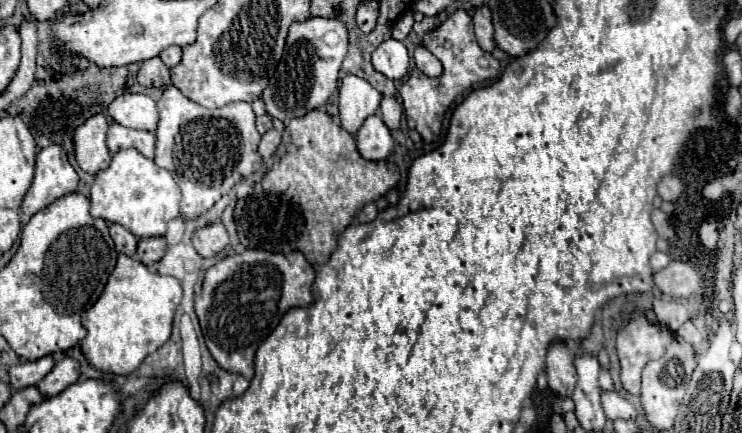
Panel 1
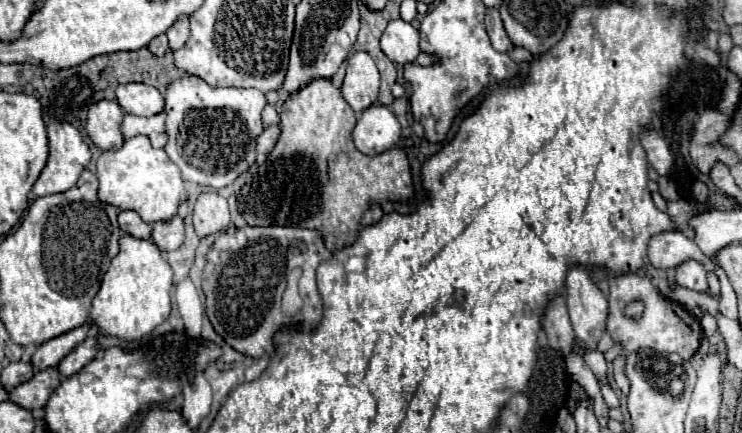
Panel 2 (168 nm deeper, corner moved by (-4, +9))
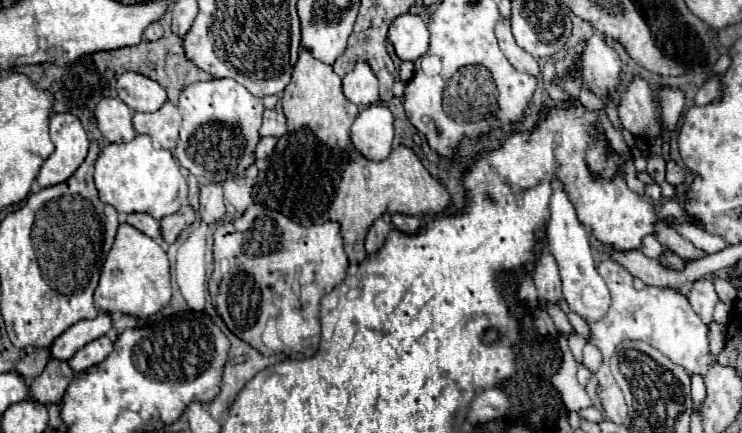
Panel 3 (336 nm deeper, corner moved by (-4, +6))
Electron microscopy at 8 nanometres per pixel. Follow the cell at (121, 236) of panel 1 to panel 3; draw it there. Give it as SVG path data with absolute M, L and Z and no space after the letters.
M127 214L125 222L131 224L131 226L135 226L137 230L141 230L143 234L147 234L147 236L151 236L155 240L161 238L159 222L153 216L149 216L149 214Z

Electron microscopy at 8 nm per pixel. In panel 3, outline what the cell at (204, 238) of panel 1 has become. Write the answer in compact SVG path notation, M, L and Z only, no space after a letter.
M205 182L201 184L201 208L199 216L205 224L213 224L225 214L223 204L223 186L219 182Z

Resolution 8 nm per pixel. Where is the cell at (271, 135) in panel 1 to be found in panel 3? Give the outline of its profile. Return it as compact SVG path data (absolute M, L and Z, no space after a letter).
M261 138L259 144L257 144L257 150L255 150L255 156L257 160L265 160L267 156L271 156L273 148L275 148L275 138Z

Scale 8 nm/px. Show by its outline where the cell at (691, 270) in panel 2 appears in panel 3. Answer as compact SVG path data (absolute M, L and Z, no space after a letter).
M709 278L695 280L693 286L691 286L691 292L689 292L689 302L691 302L693 310L697 312L697 316L699 316L705 324L709 324L709 322L713 320L715 304L719 302L713 282L711 282Z

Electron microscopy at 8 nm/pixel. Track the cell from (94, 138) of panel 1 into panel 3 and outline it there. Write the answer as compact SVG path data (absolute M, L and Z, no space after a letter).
M103 98L95 108L95 116L101 134L109 142L129 142L137 134L131 122L133 110L121 98Z

